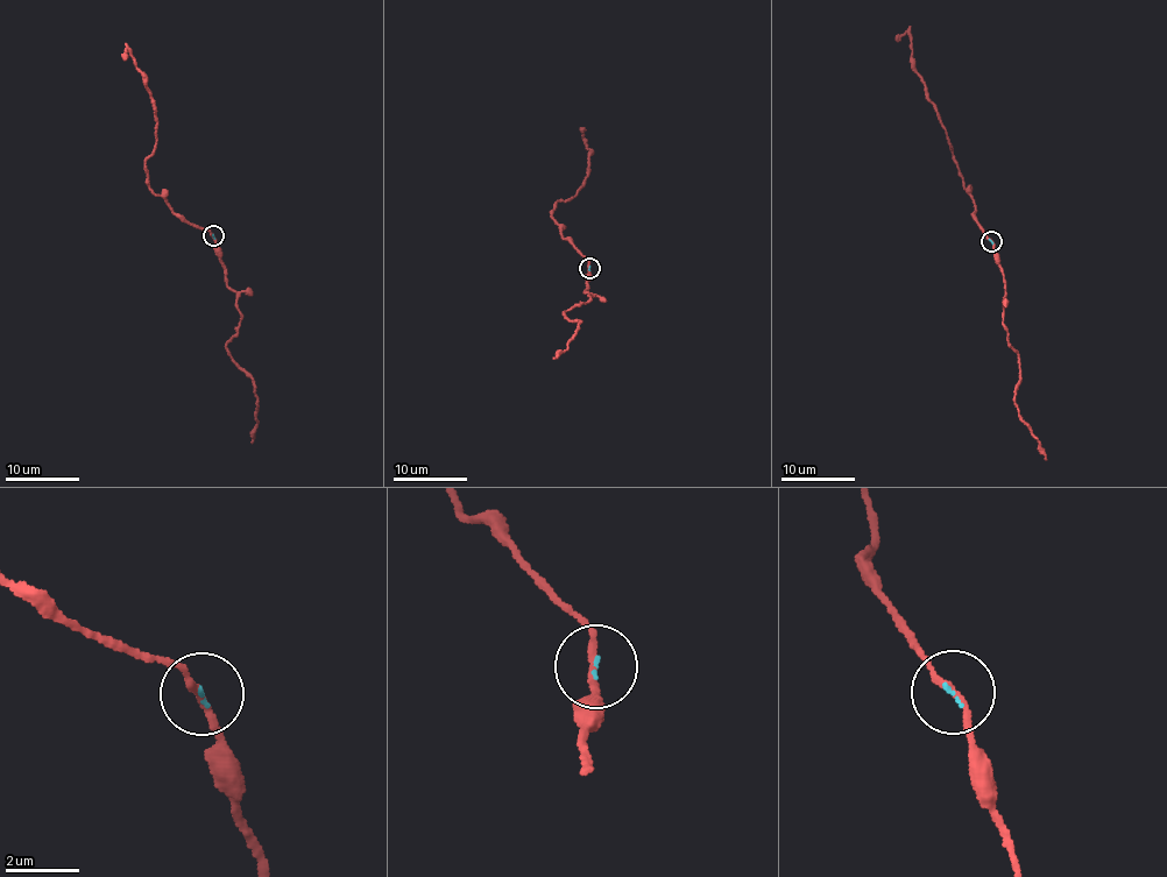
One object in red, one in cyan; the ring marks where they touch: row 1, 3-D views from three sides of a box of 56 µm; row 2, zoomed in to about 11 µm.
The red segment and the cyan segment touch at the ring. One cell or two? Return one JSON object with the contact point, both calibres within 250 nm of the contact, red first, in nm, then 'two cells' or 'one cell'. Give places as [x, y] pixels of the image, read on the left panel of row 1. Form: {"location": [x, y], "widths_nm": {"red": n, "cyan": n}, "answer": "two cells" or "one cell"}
{"location": [213, 235], "widths_nm": {"red": 190, "cyan": 60}, "answer": "one cell"}

